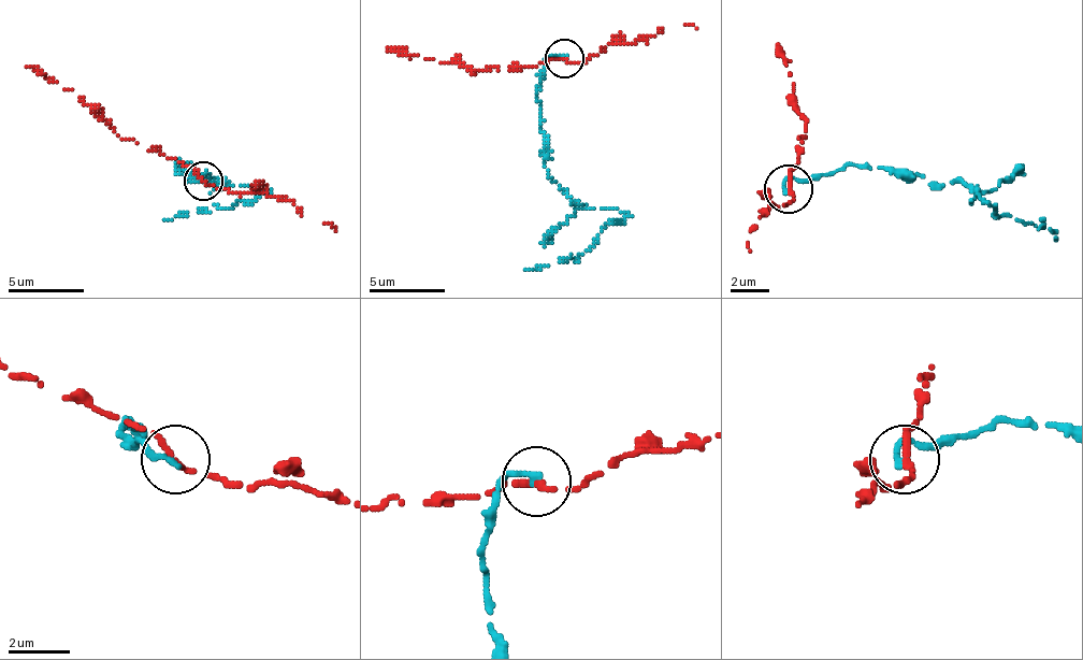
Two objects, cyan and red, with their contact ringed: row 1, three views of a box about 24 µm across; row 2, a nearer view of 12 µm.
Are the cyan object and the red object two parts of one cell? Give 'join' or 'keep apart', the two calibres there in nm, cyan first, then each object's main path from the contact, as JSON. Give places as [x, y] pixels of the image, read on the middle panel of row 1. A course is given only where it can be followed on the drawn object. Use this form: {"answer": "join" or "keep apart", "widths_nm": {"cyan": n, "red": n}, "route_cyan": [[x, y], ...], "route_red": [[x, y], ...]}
{"answer": "keep apart", "widths_nm": {"cyan": 220, "red": 220}, "route_cyan": [[563, 59], [548, 59], [536, 94], [544, 166], [578, 204], [624, 216], [582, 254], [524, 269]], "route_red": [[563, 59], [536, 67], [482, 71], [387, 47]]}

